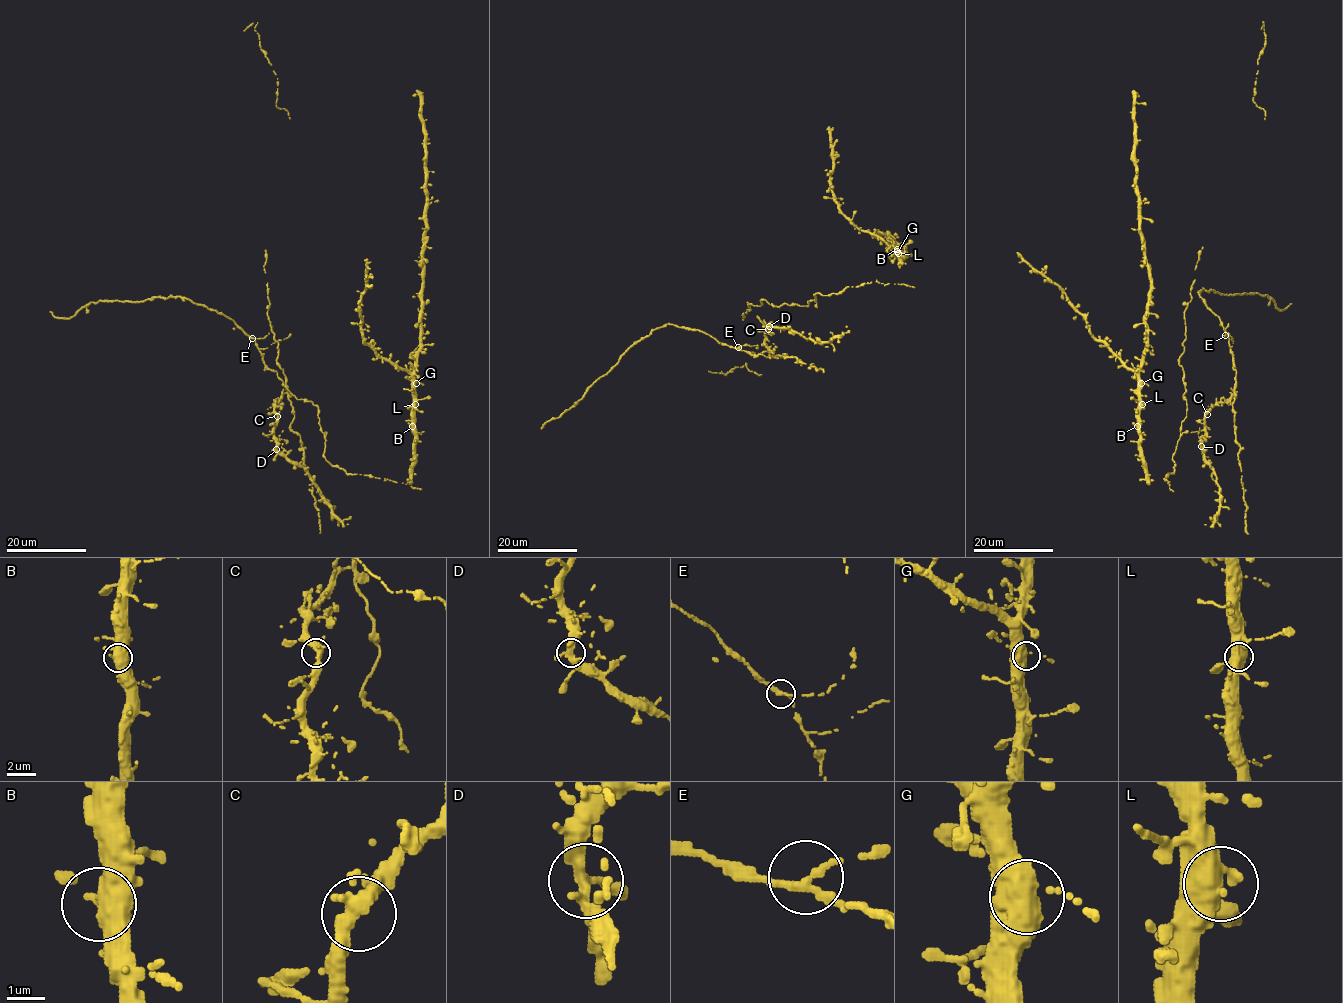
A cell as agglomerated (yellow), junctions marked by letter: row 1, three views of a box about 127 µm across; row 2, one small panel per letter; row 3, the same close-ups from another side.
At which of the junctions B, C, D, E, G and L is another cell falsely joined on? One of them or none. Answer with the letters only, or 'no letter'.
no letter

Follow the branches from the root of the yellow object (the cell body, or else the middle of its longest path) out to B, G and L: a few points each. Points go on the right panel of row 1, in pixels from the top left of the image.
B: (1147, 470), (1137, 426)
G: (1147, 470), (1140, 446), (1141, 383)
L: (1147, 470), (1140, 446), (1139, 409), (1142, 404)

